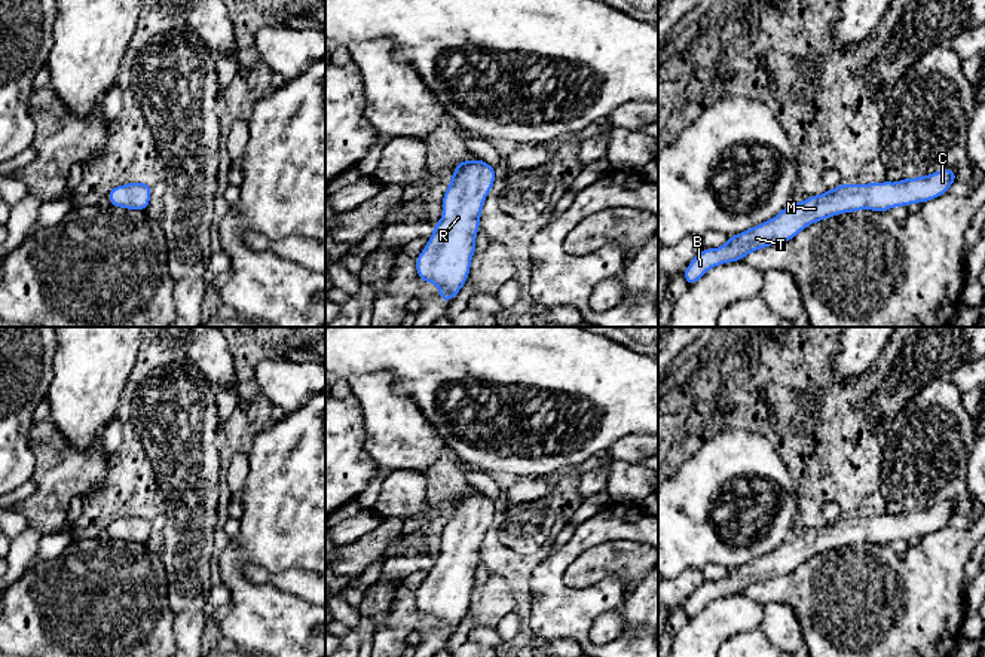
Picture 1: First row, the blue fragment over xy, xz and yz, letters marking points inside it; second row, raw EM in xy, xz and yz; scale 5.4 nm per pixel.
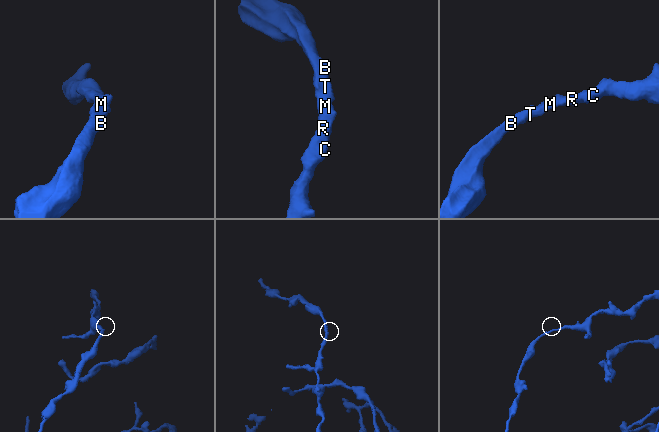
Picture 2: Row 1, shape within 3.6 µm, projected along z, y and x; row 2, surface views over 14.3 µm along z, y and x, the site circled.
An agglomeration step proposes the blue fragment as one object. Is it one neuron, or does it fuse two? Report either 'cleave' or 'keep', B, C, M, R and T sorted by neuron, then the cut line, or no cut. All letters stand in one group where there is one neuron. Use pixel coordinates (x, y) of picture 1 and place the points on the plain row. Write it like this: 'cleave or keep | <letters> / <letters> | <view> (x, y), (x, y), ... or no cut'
keep | B C M R T | no cut

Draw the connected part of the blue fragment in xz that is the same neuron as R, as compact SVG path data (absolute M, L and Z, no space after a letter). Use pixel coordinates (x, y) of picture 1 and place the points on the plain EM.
M481 492L462 493L455 499L441 532L443 548L416 592L417 609L435 617L446 636L468 612L481 541L496 511L493 499Z

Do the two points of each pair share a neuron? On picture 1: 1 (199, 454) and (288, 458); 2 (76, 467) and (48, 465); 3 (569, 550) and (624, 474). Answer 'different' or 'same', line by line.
1: different
2: same
3: different

